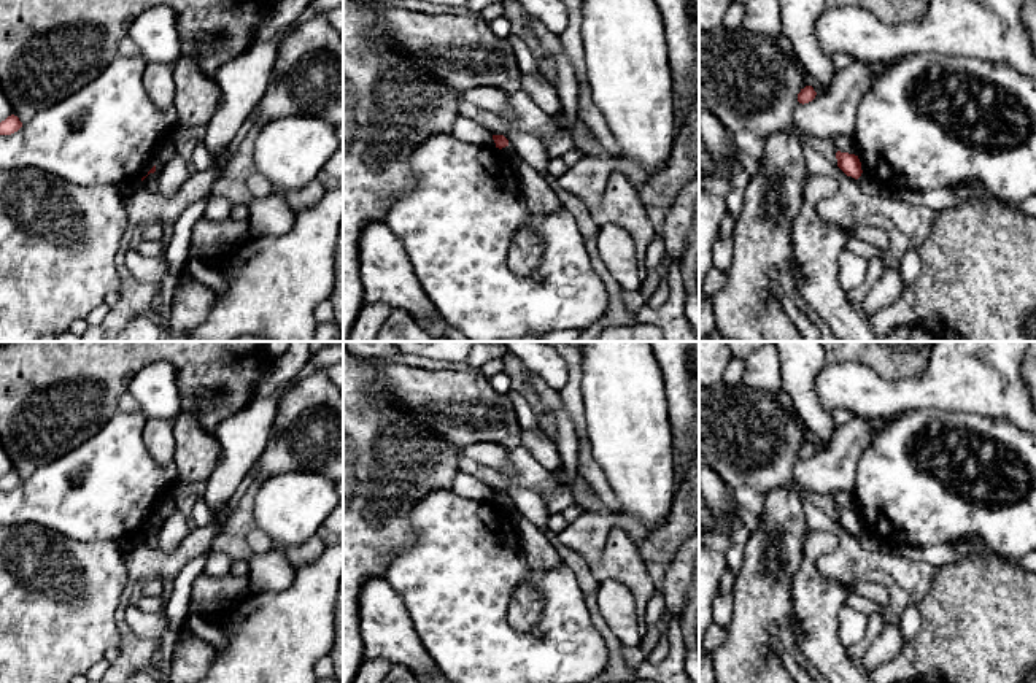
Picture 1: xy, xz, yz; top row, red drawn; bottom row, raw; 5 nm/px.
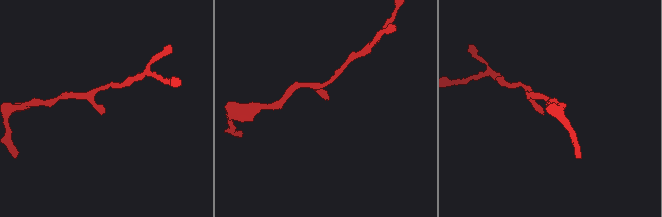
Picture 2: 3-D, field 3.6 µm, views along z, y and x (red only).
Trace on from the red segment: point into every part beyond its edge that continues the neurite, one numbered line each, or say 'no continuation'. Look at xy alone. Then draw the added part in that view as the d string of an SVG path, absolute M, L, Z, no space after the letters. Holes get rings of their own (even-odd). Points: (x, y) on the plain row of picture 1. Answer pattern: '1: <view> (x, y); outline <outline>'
no continuation

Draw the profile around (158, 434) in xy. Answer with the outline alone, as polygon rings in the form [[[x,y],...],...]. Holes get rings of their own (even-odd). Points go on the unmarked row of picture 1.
[[[148,418],[146,426],[143,429],[143,442],[153,461],[159,467],[167,467],[173,464],[173,419]]]

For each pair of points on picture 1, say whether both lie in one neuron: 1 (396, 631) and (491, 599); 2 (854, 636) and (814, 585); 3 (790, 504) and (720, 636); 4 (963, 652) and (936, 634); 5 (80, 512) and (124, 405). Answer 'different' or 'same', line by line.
1: different
2: different
3: different
4: same
5: different

